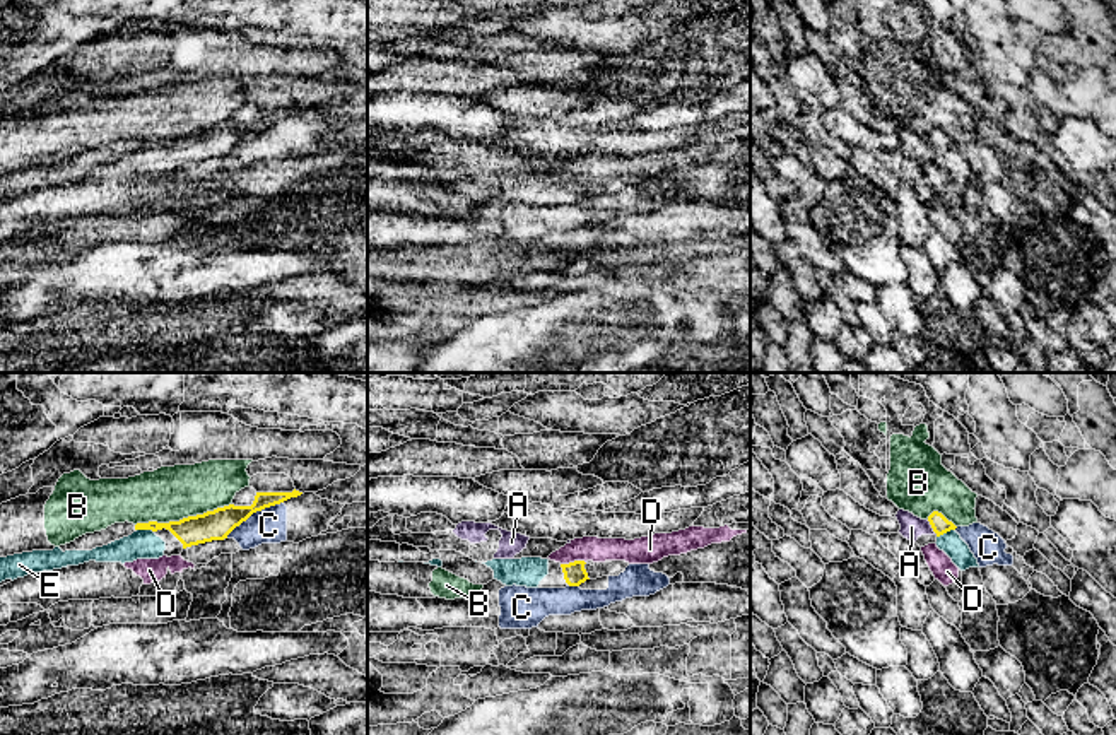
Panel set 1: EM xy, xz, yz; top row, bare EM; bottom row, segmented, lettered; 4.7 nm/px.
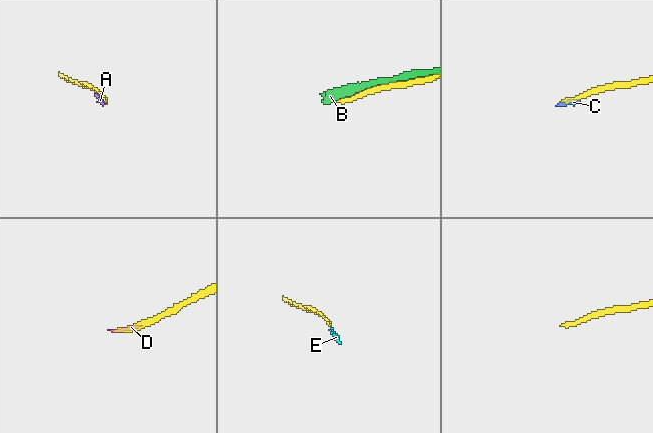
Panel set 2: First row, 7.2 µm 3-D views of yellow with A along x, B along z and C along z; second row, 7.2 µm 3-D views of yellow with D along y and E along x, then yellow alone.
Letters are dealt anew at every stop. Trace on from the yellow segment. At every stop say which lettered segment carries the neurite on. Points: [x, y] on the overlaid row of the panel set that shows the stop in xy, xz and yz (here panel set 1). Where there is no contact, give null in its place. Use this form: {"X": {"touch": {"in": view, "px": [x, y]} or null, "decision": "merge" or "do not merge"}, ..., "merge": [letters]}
{"A": {"touch": {"in": "yz", "px": [932, 527]}, "decision": "do not merge"}, "B": {"touch": {"in": "xy", "px": [183, 518]}, "decision": "do not merge"}, "C": {"touch": {"in": "xy", "px": [253, 511]}, "decision": "do not merge"}, "D": {"touch": {"in": "xz", "px": [575, 561]}, "decision": "do not merge"}, "E": {"touch": {"in": "yz", "px": [945, 532]}, "decision": "merge"}, "merge": ["E"]}

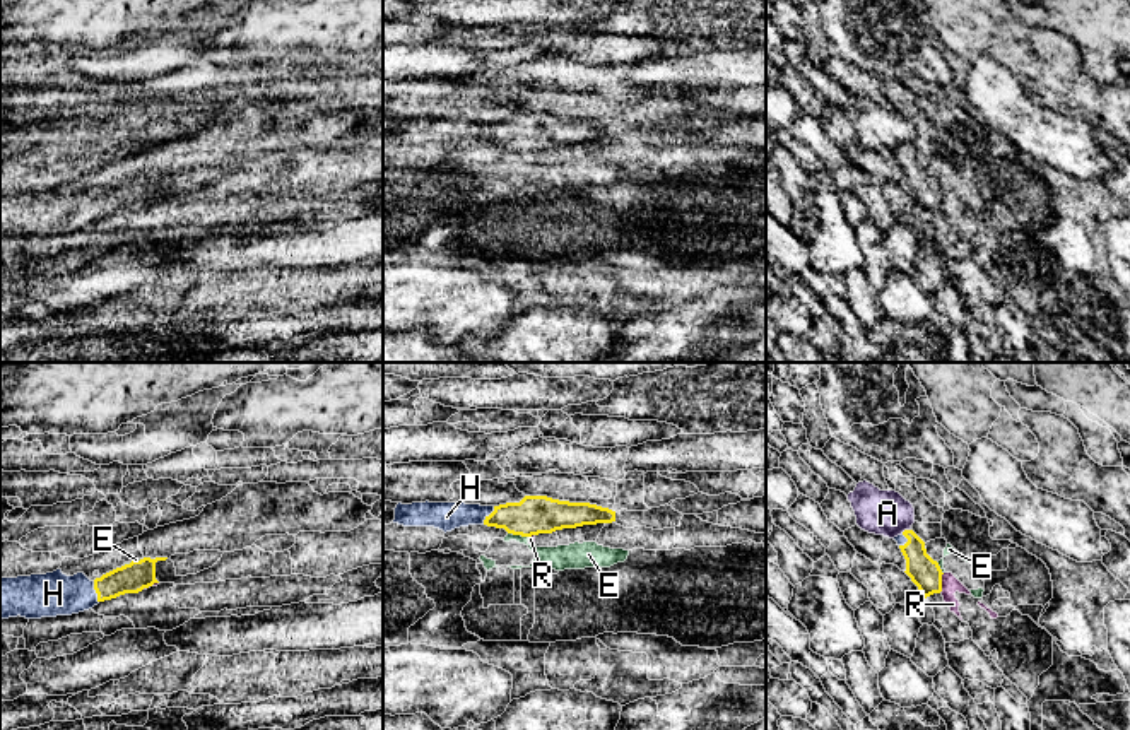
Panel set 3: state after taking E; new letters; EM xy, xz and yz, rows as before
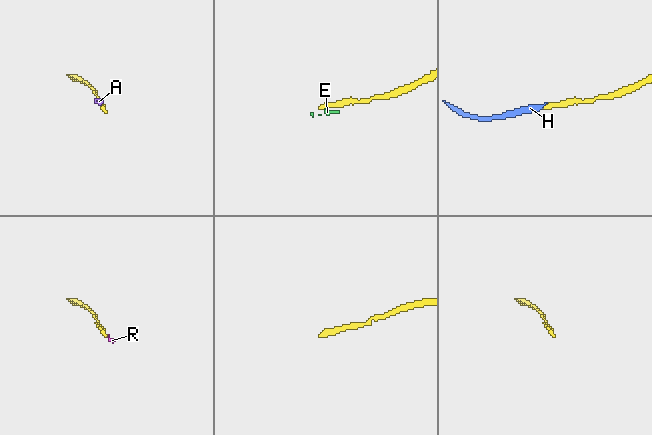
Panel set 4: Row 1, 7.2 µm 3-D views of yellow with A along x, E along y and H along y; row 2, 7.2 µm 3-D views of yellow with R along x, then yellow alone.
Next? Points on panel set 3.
{"A": {"touch": {"in": "yz", "px": [905, 530]}, "decision": "do not merge"}, "E": {"touch": {"in": "xz", "px": [518, 534]}, "decision": "do not merge"}, "H": {"touch": {"in": "xy", "px": [96, 592]}, "decision": "merge"}, "R": {"touch": {"in": "yz", "px": [941, 583]}, "decision": "do not merge"}, "merge": ["H"]}

